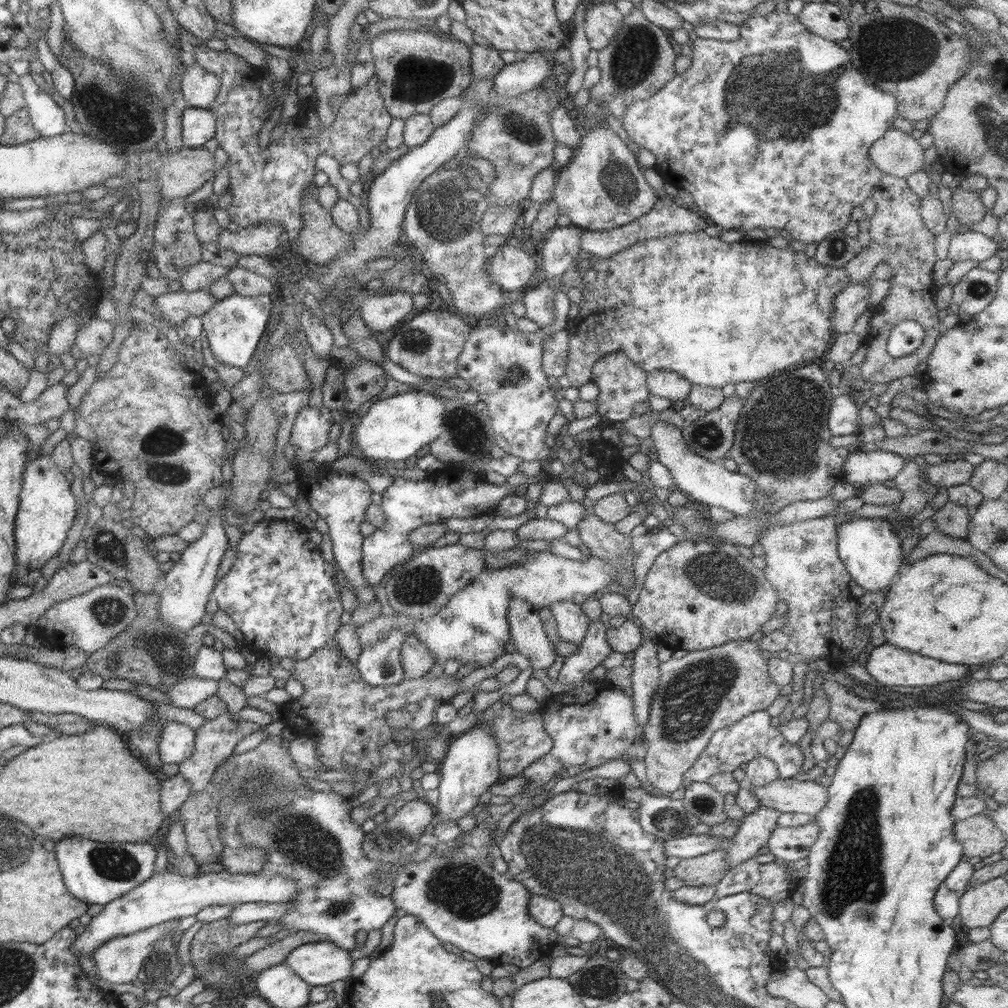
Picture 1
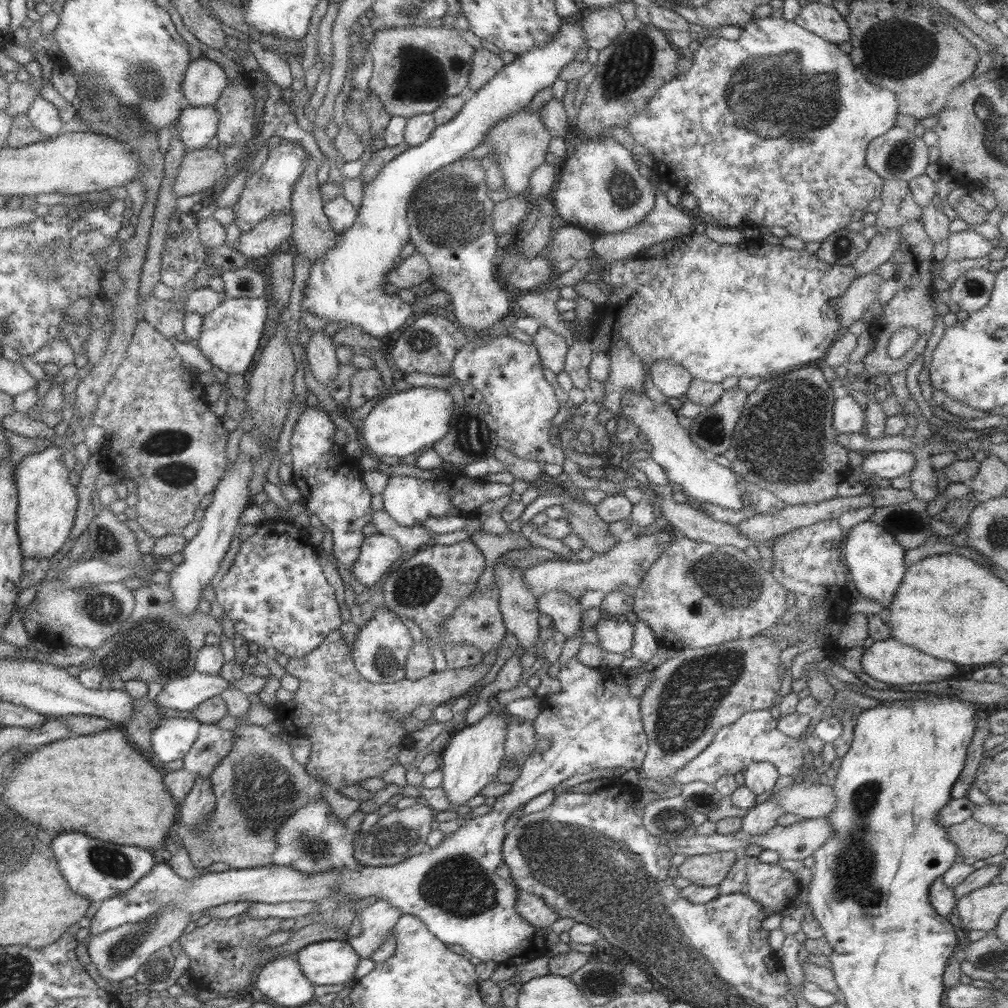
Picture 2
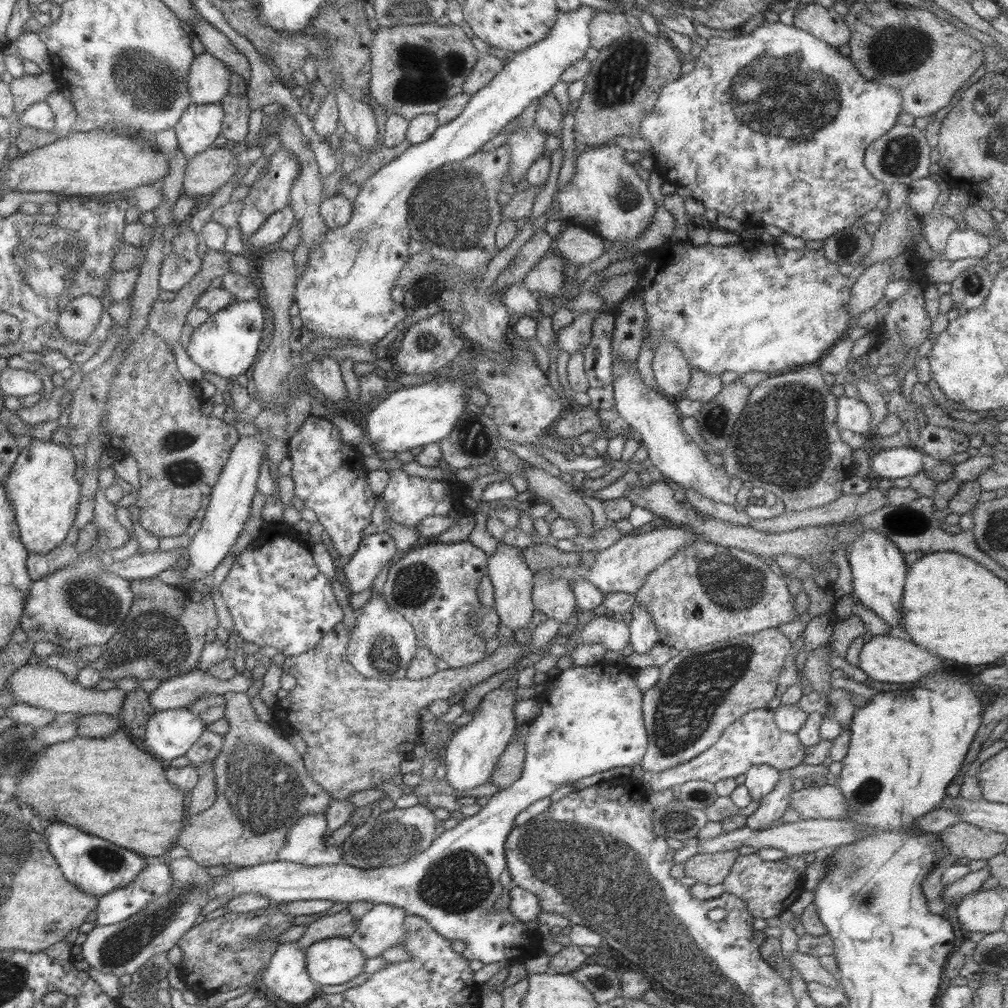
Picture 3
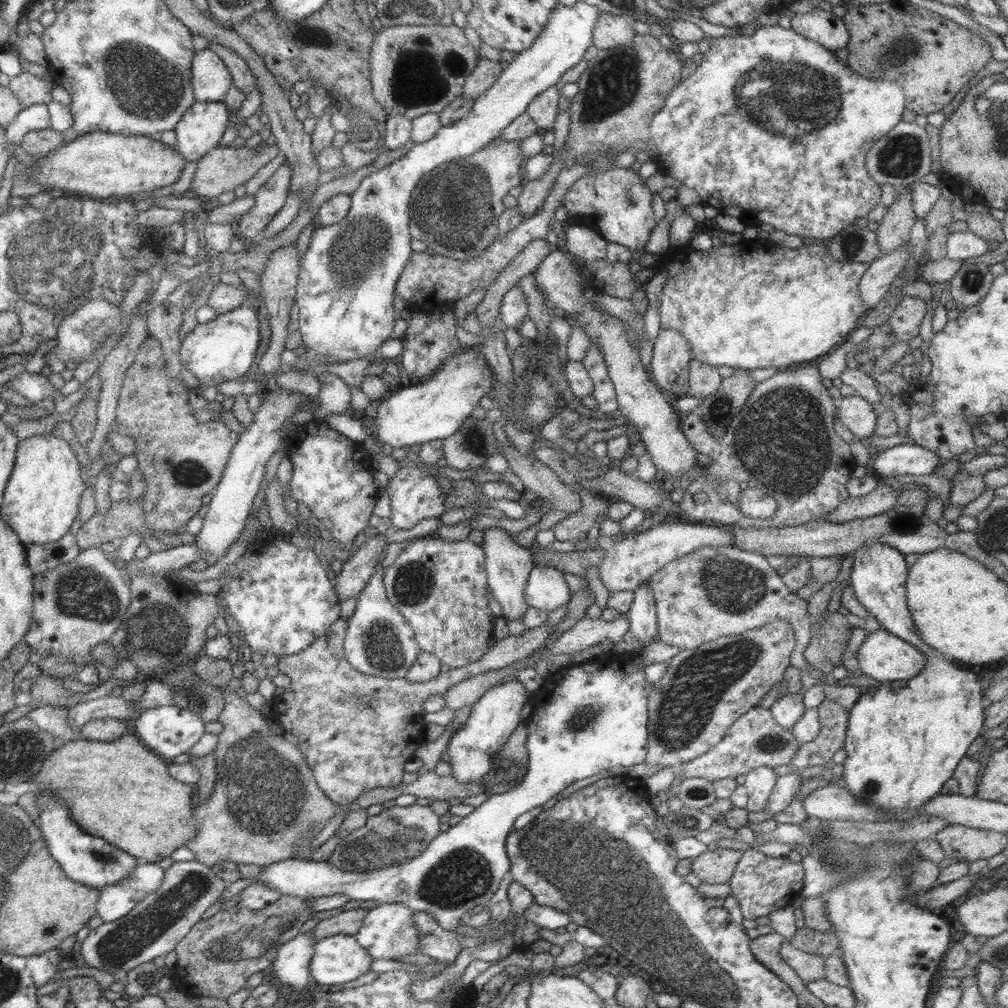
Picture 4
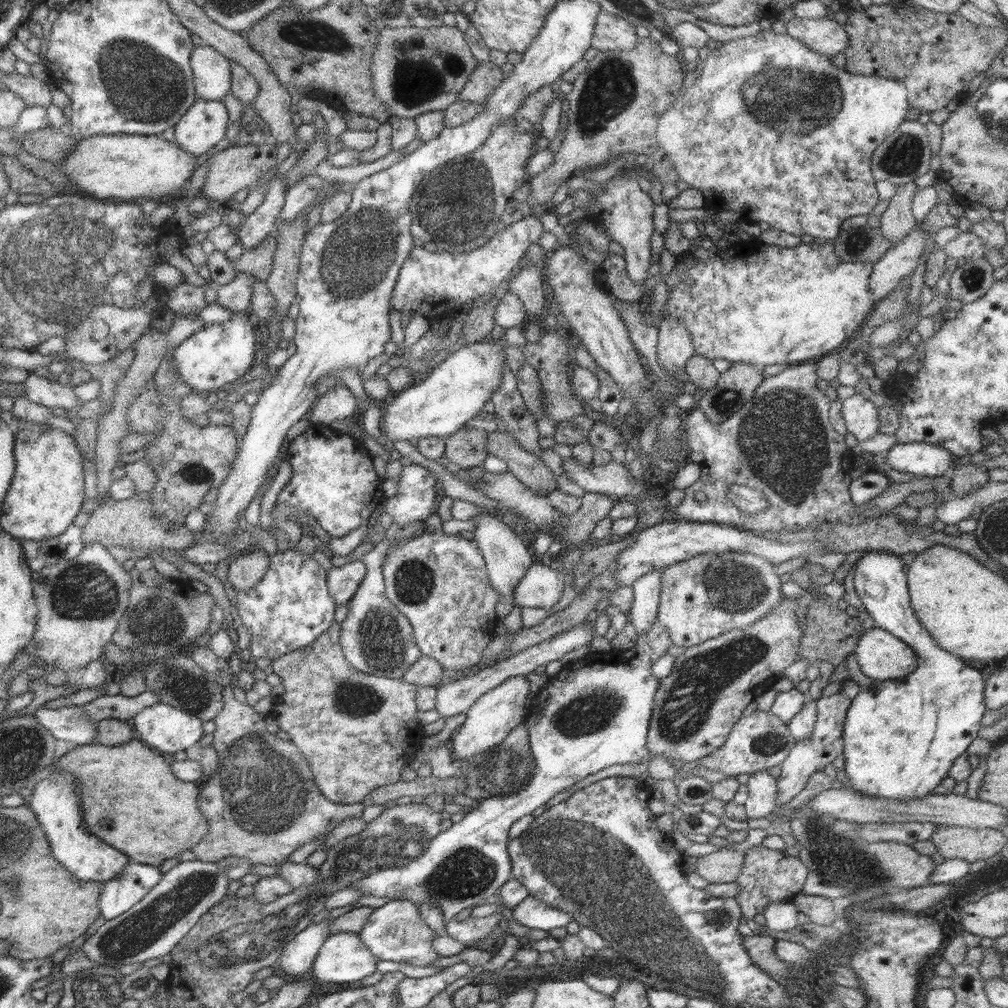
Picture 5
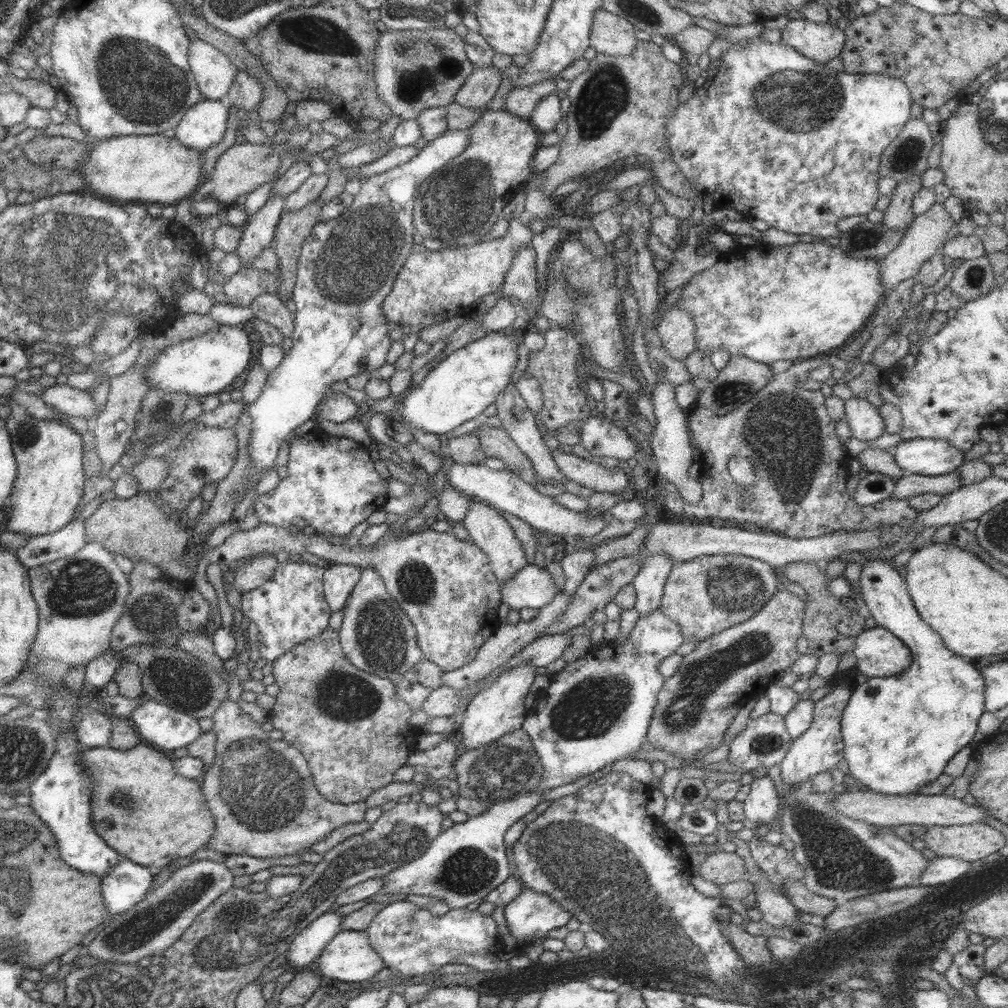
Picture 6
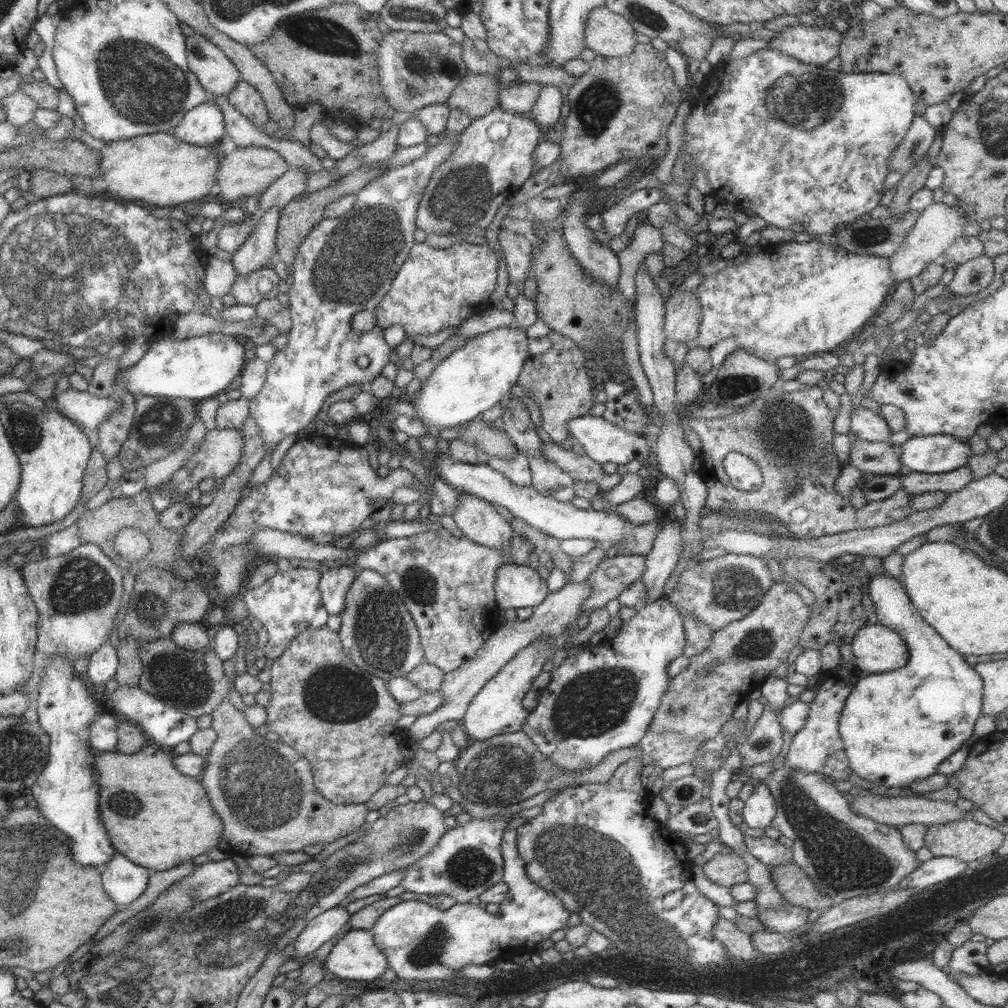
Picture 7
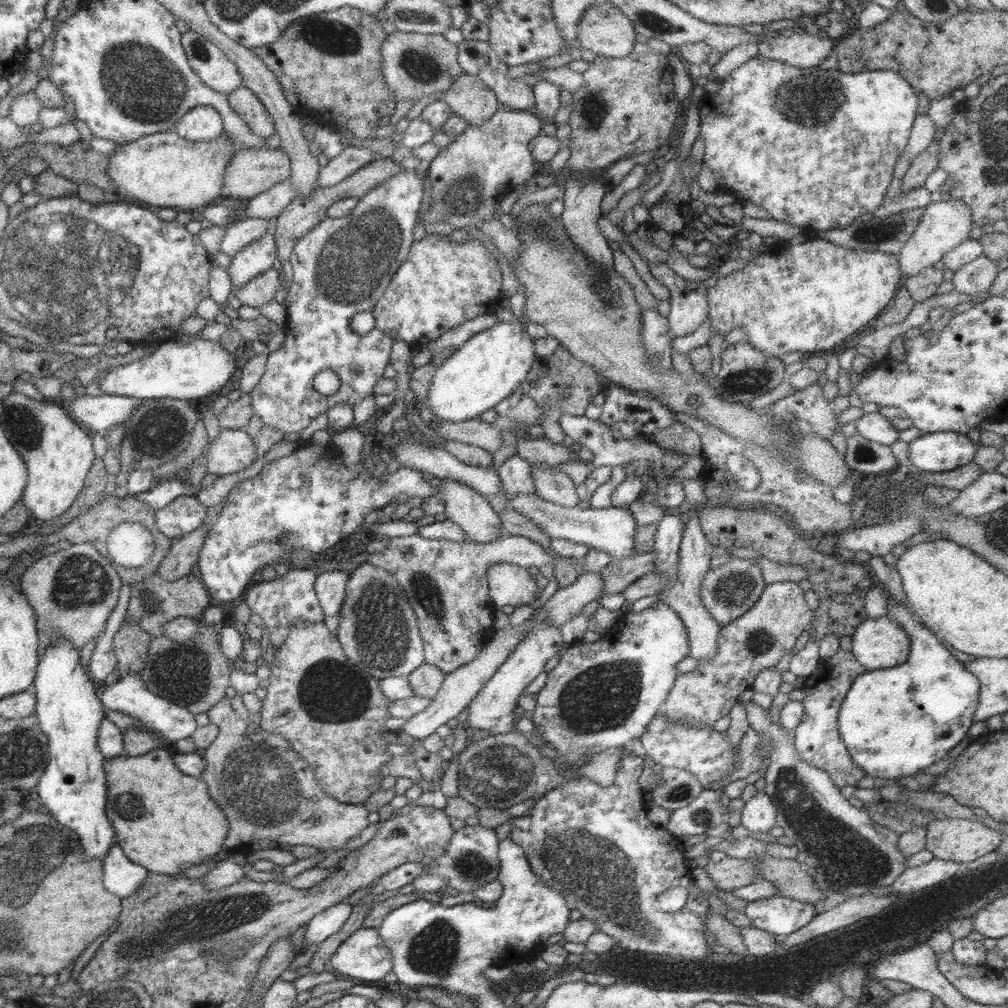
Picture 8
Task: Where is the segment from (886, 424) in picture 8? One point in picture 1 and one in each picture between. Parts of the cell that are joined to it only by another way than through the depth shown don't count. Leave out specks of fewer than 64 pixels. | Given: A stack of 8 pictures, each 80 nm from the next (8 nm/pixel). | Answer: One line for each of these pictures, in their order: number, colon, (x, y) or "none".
1: (842, 418)
2: (847, 417)
3: (852, 414)
4: (856, 414)
5: (861, 419)
6: (865, 424)
7: (866, 425)

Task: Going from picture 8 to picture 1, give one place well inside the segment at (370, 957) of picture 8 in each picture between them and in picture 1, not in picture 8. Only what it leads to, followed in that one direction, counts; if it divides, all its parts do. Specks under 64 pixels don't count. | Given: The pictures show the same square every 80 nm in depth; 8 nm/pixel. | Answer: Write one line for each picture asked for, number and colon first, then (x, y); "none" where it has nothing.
1: (320, 963)
2: (328, 962)
3: (331, 961)
4: (337, 959)
5: (343, 958)
6: (348, 957)
7: (355, 956)

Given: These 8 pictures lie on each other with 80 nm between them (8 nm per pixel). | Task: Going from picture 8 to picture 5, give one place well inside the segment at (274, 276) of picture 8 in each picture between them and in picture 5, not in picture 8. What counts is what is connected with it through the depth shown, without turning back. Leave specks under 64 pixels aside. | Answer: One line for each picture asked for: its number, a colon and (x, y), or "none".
5: (235, 295)
6: (247, 283)
7: (251, 288)

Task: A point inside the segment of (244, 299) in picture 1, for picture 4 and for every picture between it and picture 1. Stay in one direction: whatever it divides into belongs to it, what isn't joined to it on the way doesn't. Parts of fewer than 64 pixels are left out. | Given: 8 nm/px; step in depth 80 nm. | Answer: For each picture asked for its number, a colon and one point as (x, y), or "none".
2: (229, 335)
3: (225, 344)
4: (221, 350)

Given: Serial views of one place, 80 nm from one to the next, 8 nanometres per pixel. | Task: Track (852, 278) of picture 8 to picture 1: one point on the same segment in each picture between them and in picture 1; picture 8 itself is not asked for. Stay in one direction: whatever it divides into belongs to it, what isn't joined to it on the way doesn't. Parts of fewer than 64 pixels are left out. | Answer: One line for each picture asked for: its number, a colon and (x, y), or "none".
1: (715, 313)
2: (748, 309)
3: (762, 309)
4: (771, 306)
5: (758, 303)
6: (795, 301)
7: (803, 298)

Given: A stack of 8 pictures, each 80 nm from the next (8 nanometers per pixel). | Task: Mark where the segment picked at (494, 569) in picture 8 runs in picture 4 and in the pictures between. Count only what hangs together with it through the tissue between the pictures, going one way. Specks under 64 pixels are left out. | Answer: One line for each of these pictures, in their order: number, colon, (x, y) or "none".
4: (545, 589)
5: (540, 587)
6: (530, 587)
7: (515, 586)

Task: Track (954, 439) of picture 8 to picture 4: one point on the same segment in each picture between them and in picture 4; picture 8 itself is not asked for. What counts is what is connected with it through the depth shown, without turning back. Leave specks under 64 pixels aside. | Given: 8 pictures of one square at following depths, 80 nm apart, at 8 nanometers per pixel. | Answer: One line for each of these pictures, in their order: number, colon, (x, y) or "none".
4: (904, 458)
5: (917, 458)
6: (916, 456)
7: (937, 453)

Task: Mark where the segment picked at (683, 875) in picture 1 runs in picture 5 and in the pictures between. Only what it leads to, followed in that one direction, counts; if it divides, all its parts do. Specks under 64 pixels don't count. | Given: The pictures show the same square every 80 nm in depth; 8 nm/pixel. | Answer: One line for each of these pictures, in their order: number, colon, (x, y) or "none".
2: (706, 869)
3: (705, 868)
4: (711, 867)
5: (724, 865)

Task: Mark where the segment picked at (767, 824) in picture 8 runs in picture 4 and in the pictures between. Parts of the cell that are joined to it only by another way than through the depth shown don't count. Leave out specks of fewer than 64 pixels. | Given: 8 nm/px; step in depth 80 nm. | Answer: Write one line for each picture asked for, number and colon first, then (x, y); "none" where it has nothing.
4: (759, 782)
5: (761, 800)
6: (761, 804)
7: (758, 810)

